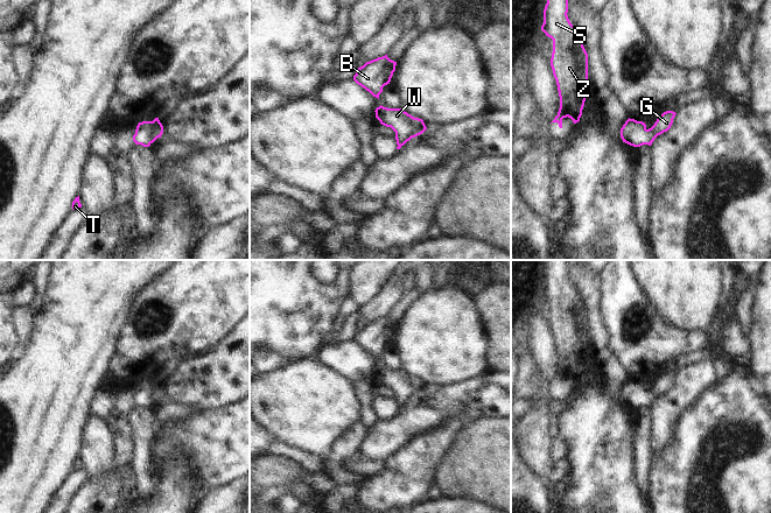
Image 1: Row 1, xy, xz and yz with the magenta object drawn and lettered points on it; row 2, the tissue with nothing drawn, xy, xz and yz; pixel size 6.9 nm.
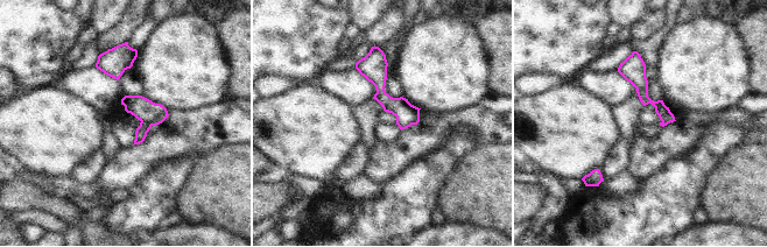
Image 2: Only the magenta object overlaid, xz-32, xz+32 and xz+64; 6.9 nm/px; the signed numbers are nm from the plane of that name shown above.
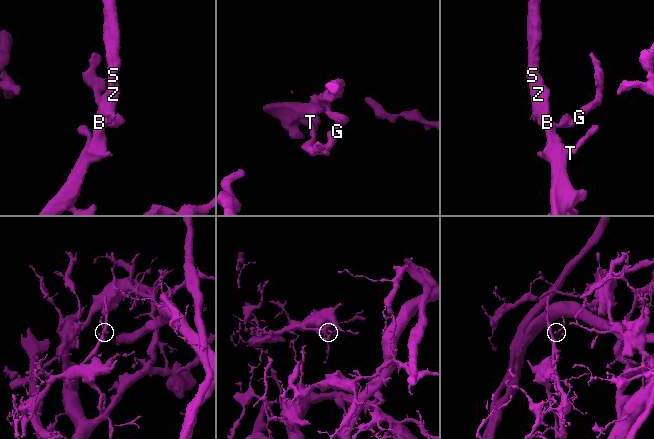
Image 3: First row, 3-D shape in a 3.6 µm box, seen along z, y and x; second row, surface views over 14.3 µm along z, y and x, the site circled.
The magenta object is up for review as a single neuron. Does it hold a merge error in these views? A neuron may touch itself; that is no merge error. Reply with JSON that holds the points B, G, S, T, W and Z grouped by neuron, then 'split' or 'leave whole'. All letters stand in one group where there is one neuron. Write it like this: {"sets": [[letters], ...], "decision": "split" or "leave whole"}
{"sets": [["B", "G", "S", "T", "W", "Z"]], "decision": "leave whole"}

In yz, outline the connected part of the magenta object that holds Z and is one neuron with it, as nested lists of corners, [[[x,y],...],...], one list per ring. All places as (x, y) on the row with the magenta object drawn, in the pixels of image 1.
[[[547,0],[544,9],[544,23],[541,30],[553,40],[551,66],[556,80],[560,108],[552,122],[558,122],[562,128],[562,119],[570,118],[574,124],[580,121],[586,97],[590,91],[588,83],[588,54],[583,47],[583,38],[575,26],[568,19],[568,0]]]

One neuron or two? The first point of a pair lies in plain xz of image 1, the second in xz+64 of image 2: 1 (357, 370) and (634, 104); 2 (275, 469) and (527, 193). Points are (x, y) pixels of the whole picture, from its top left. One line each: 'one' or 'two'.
1: two
2: one

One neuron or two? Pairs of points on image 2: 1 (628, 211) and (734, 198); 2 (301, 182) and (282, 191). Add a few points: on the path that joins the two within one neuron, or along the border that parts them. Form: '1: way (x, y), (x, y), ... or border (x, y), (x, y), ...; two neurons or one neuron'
1: border (706, 176), (705, 184), (701, 190), (698, 206); two neurons
2: border (285, 181), (264, 183); two neurons

